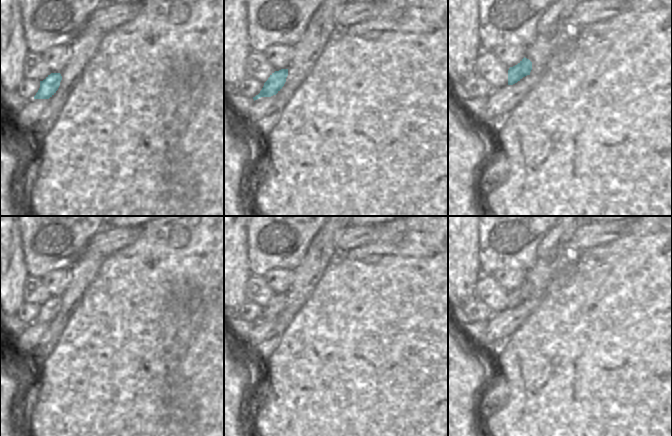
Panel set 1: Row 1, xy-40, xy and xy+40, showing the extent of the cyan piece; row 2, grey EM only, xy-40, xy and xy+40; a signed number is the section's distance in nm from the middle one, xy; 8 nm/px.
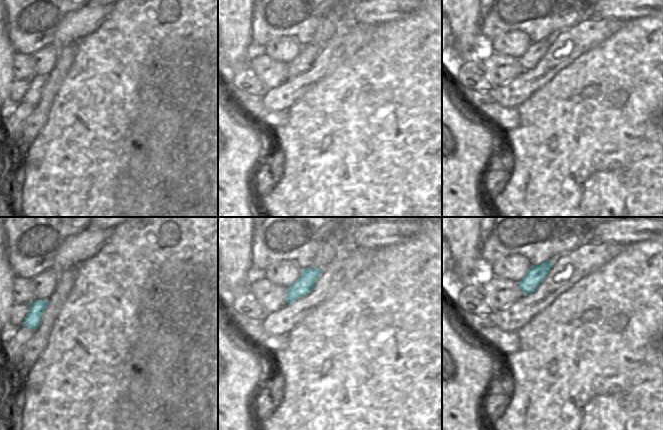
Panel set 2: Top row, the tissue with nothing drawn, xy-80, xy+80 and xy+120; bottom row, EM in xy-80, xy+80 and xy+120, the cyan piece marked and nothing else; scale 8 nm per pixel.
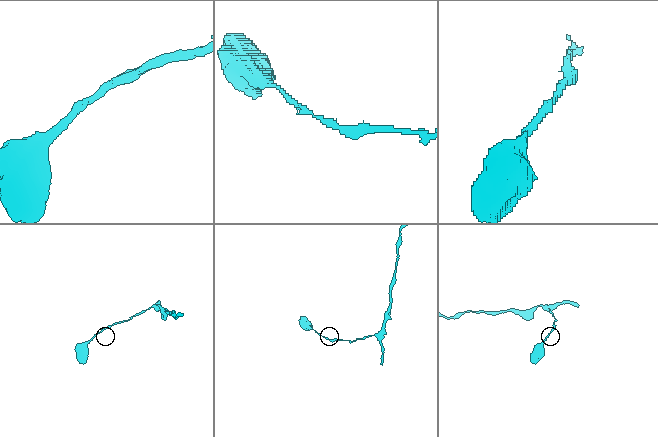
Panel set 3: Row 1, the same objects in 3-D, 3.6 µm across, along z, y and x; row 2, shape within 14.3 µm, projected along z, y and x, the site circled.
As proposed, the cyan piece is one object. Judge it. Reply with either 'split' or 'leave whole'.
leave whole

